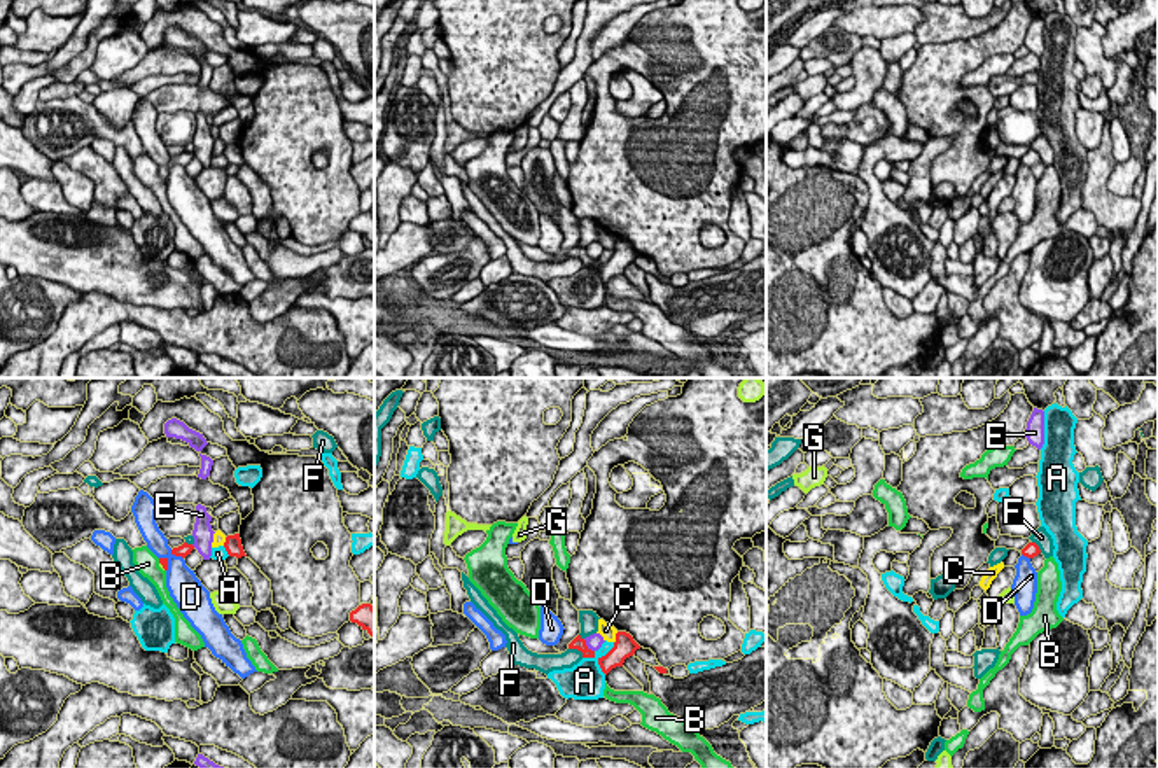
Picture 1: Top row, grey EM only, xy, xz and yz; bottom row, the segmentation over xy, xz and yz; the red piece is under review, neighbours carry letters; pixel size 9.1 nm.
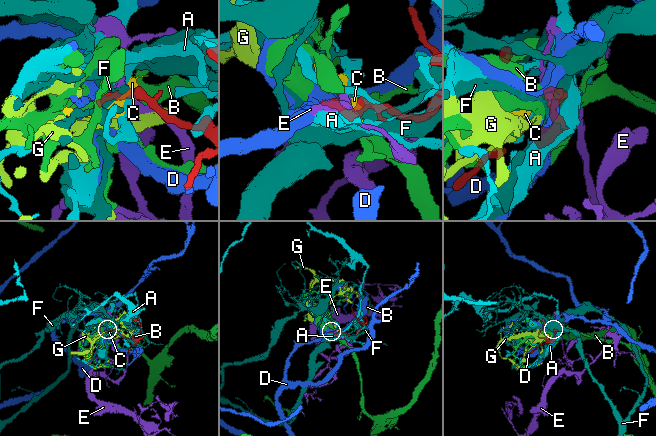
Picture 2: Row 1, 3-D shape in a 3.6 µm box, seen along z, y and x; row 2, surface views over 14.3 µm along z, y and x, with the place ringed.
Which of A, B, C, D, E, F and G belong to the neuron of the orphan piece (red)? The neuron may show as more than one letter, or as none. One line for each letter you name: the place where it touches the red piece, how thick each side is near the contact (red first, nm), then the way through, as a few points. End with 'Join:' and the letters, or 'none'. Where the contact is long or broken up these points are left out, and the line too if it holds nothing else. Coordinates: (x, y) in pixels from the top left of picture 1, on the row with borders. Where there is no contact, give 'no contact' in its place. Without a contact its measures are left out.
G: meets red in xy at (161, 564); 70 nm thick on the red side, 30 nm on the other; runs through xy (163, 562), (161, 564), (160, 564)
Join: G

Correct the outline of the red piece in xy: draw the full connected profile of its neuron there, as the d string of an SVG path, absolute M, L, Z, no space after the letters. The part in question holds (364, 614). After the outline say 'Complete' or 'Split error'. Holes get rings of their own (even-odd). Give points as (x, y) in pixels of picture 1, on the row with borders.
M362 604L350 612L350 621L357 623L374 639L374 607L371 604Z. Complete

